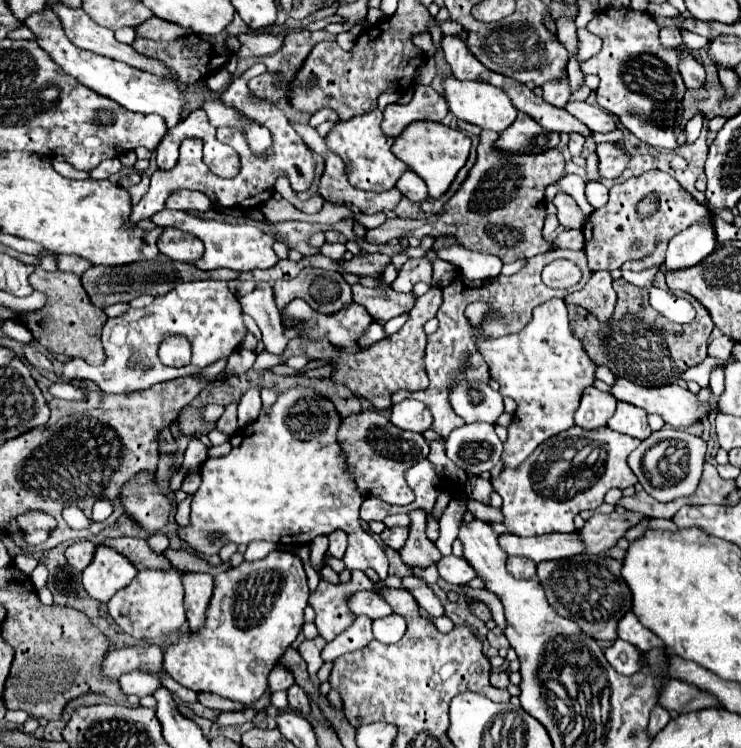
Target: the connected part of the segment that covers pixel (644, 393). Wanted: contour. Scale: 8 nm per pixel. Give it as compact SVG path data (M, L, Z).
M724 367L715 368L711 372L710 385L713 396L712 400L706 402L706 404L698 404L696 396L694 396L688 388L680 388L678 384L668 384L668 386L658 386L658 388L646 388L646 386L636 386L634 382L630 382L630 380L626 380L626 378L622 378L622 376L616 376L616 380L614 380L614 384L612 384L612 394L614 394L618 400L630 402L630 404L634 404L634 406L640 406L640 408L646 410L648 414L658 414L658 416L662 416L664 422L670 424L670 426L674 426L674 428L684 428L684 426L690 426L690 424L694 424L694 422L700 422L706 412L710 412L712 408L716 408L719 397L724 391L724 376Z

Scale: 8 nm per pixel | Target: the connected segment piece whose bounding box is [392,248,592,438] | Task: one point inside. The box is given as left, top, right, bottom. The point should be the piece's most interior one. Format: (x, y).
(452, 353)

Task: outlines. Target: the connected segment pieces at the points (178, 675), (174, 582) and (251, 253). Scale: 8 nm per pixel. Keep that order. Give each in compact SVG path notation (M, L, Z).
M274 550L266 558L262 558L258 562L242 562L238 568L230 568L230 570L218 574L214 578L214 596L212 596L212 608L208 610L208 624L200 632L196 632L196 634L180 636L180 640L176 644L166 648L166 652L164 652L164 670L174 680L178 680L178 684L182 684L186 688L192 688L194 692L214 692L214 694L220 694L224 698L230 698L230 700L236 700L236 702L242 702L242 704L252 704L268 688L268 680L266 678L268 678L268 672L276 666L276 660L296 640L296 636L298 636L298 632L300 632L300 628L304 624L304 608L308 606L308 596L310 596L310 590L308 590L308 584L306 584L306 572L304 572L302 560L296 554L290 554L290 552Z
M144 570L138 572L136 578L116 592L108 602L108 612L112 614L114 622L120 626L122 632L134 636L142 642L152 642L154 638L166 638L180 634L182 626L186 624L186 610L184 610L184 586L176 572L156 572Z
M168 208L156 212L156 216L152 216L150 220L154 224L180 228L182 232L188 232L188 234L194 234L196 238L200 238L206 246L206 256L202 256L200 260L194 262L194 266L198 266L200 270L214 270L214 268L232 268L232 270L266 269L279 261L273 250L274 240L268 234L264 234L260 228L256 228L252 222L224 224L224 222L216 222L216 220L200 220L190 212L168 210Z

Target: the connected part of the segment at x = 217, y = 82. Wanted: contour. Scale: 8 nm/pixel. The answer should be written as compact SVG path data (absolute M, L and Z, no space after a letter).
M225 67L220 68L219 70L215 70L208 78L207 78L207 86L212 91L218 91L224 87L227 87L231 81L231 75Z

